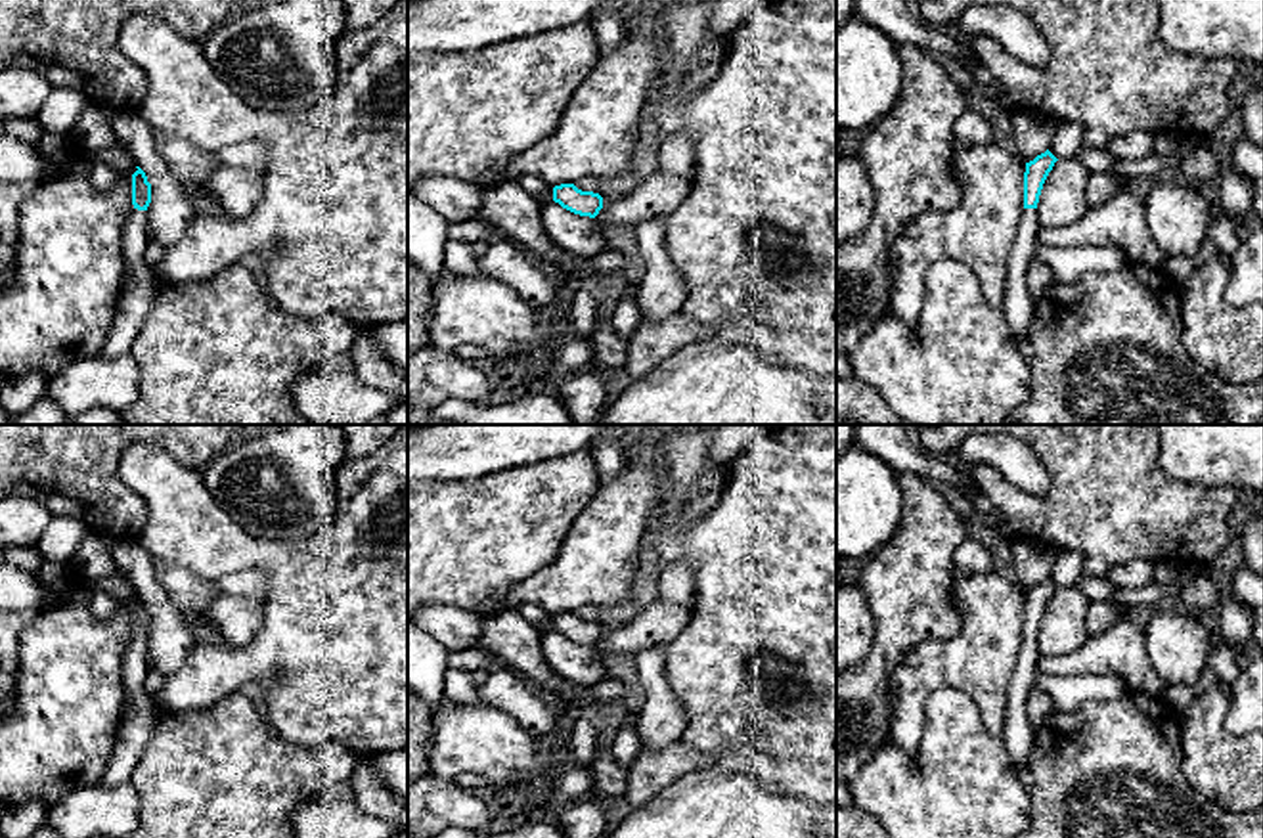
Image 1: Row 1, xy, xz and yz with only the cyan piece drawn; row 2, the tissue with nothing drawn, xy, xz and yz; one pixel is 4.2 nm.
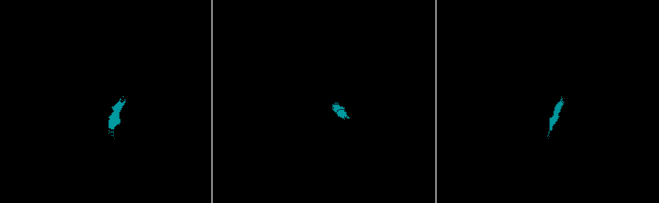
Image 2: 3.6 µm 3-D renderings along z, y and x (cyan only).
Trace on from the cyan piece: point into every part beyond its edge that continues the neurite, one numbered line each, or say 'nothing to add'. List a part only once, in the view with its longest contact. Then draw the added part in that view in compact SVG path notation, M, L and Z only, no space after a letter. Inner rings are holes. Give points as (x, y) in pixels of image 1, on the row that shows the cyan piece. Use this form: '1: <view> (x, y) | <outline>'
1: yz (1019, 307) | M1024 209L1024 216L1008 256L1008 274L1005 285L1003 314L1010 333L1018 341L1026 341L1031 331L1035 300L1028 289L1028 266L1037 245L1041 228L1037 209Z

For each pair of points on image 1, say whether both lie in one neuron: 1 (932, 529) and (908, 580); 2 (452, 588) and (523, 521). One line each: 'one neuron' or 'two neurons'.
1: one neuron
2: one neuron

